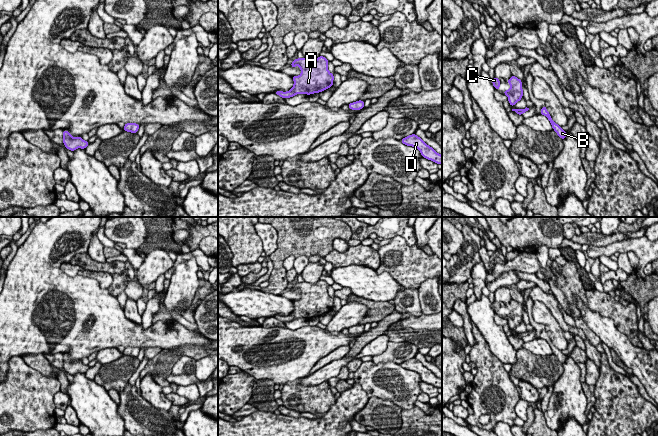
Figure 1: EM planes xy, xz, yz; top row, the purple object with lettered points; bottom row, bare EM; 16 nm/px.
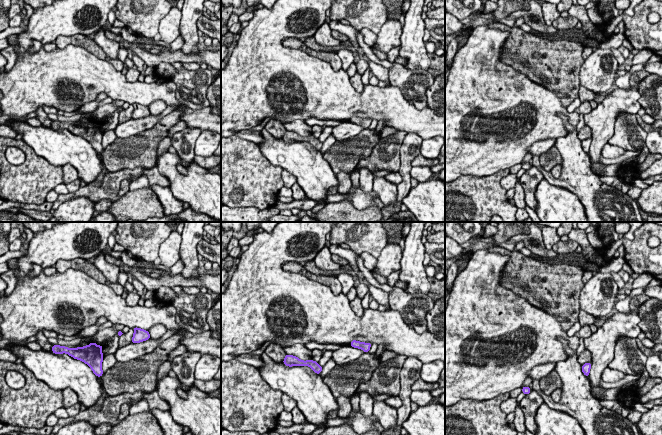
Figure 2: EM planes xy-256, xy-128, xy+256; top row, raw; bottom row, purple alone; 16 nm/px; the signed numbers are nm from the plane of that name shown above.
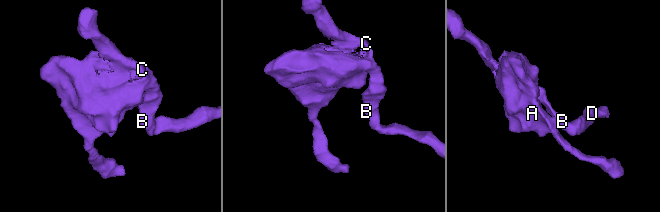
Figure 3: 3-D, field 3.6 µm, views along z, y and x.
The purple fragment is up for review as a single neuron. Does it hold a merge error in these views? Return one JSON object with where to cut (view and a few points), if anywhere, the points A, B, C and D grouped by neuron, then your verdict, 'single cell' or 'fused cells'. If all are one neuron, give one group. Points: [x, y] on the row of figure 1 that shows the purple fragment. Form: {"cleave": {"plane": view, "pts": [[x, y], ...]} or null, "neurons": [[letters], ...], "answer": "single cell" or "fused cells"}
{"cleave": null, "neurons": [["A", "B", "C", "D"]], "answer": "single cell"}

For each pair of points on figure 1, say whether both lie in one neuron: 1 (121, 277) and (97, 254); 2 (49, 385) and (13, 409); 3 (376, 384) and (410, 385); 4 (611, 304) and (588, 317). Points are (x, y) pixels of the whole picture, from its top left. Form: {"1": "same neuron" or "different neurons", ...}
{"1": "different neurons", "2": "same neuron", "3": "same neuron", "4": "different neurons"}

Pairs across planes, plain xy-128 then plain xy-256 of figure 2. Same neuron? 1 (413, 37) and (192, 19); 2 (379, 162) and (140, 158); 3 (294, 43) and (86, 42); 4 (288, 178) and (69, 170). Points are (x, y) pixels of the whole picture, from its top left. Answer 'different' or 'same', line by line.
1: same
2: different
3: same
4: same

